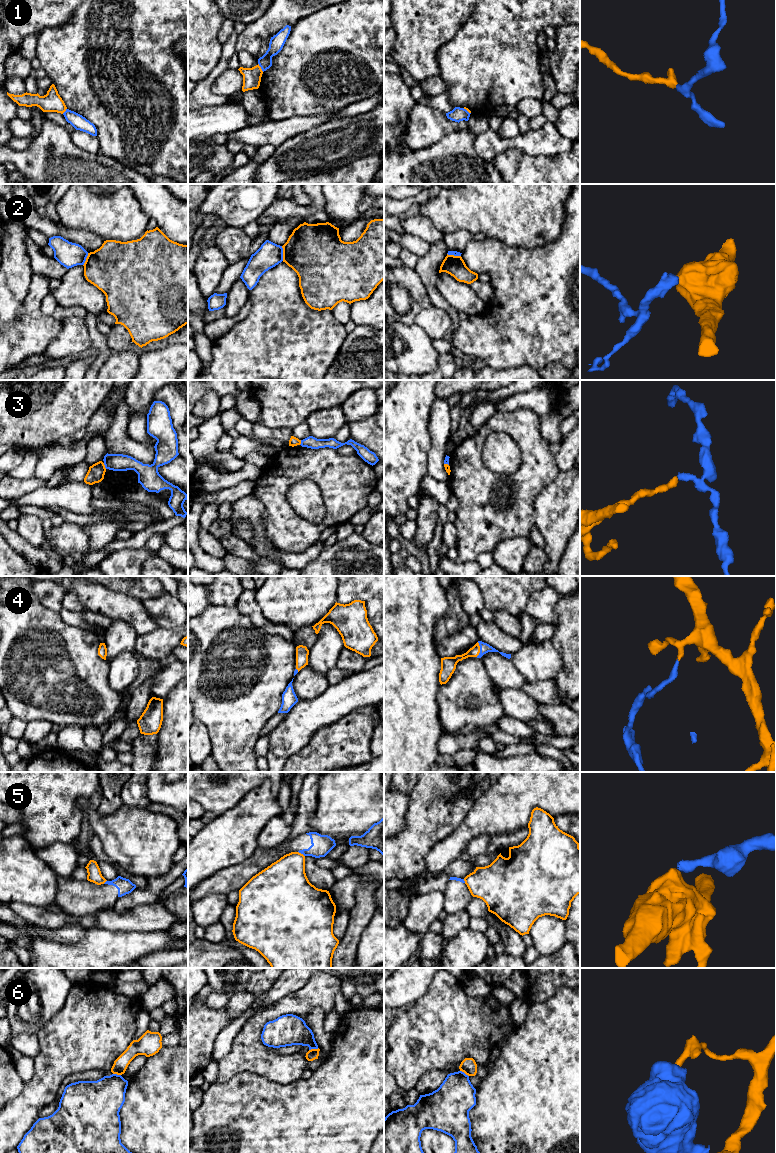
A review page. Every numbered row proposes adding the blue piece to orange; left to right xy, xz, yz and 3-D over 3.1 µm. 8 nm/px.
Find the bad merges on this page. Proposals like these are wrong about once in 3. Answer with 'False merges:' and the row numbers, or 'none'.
False merges: 1, 2, 3, 5, 6

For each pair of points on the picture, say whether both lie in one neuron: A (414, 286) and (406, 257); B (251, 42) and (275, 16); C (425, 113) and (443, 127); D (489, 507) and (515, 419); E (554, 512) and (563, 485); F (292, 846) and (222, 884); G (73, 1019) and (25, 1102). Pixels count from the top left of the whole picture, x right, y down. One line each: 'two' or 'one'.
A: two
B: one
C: one
D: one
E: one
F: one
G: one

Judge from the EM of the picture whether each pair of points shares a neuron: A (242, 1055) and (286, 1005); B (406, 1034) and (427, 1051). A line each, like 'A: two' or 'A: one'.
A: one
B: one

